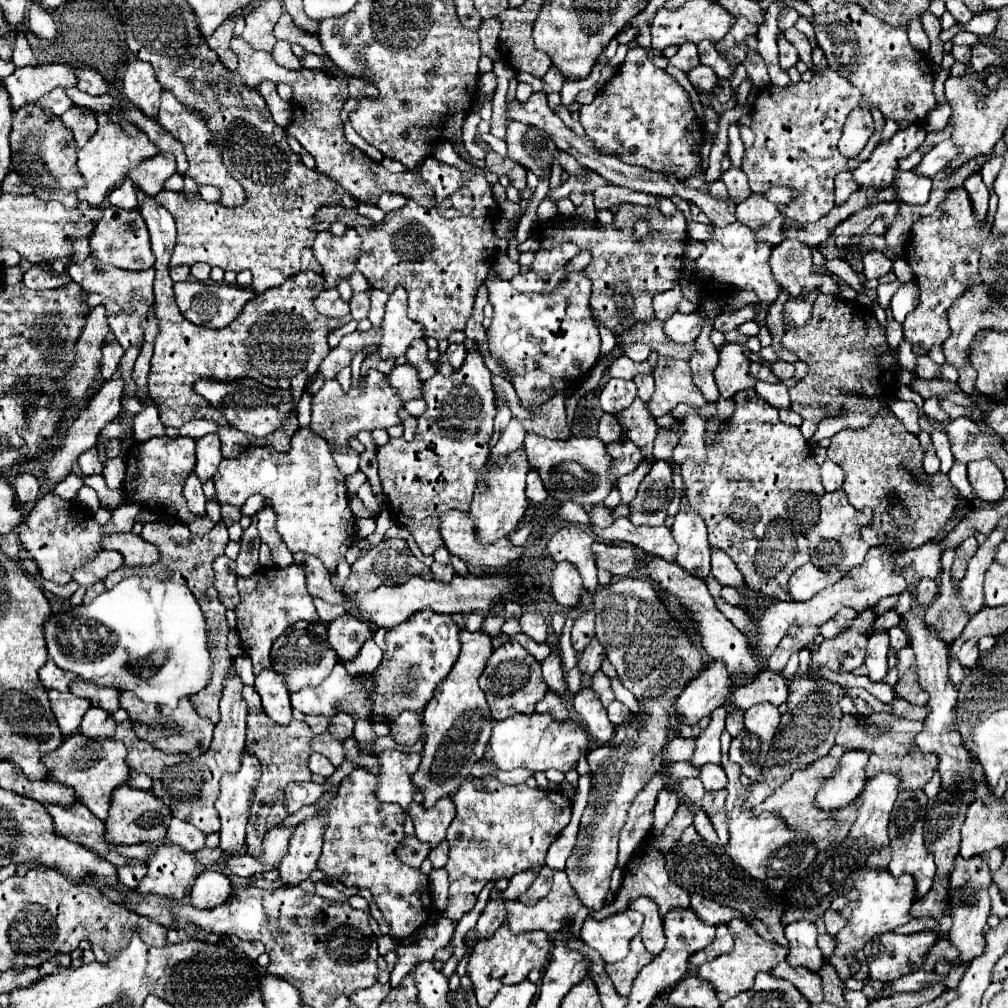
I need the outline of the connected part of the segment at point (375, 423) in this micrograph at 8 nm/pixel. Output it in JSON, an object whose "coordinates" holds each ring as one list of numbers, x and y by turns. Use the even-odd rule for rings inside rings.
{"coordinates":[[370,369,368,371,368,377,360,381,358,389,350,389,348,393,342,391,342,387,338,385,338,381,324,381,322,389,318,393,314,393,312,397,312,423,310,423,310,429,318,435,322,435,326,441,334,441,338,447,348,447,348,439,354,437,358,431,362,429,386,429,386,427,392,427,392,425,398,425,400,423,400,417,398,417,398,411,404,407,404,403,398,399,398,395,394,393,394,389,390,387,388,383,388,375,382,375,380,371,376,369]]}

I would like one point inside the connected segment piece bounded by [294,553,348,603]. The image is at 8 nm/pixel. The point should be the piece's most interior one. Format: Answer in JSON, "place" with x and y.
{"place":[319,585]}

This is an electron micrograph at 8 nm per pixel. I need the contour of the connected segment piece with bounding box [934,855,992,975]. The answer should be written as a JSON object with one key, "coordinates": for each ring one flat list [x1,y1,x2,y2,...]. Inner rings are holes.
{"coordinates":[[960,855,956,857,956,869,950,875,950,911,952,911,952,929,950,929,950,943,960,951,960,957,956,961,940,961,936,965,936,973,938,975,946,975,950,965,958,965,958,963,968,963,974,957,984,953,984,925,986,919,990,915,990,895,988,895,988,887,992,883,992,875,988,869,988,863,976,855,970,859,962,859]]}

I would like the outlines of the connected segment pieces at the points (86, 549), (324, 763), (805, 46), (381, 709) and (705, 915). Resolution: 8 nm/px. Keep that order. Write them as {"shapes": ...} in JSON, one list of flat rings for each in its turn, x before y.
{"shapes":[[[50,491,38,499,34,509,26,517,26,523,22,523,18,527,18,537,20,537,22,547,38,563,42,577,48,581,54,581,58,585,66,585,72,581,74,569,82,567,82,561,86,563,102,551,100,539,104,535,132,531,134,517,138,515,138,511,140,511,138,505,124,503,114,511,112,519,106,525,100,525,100,523,96,523,94,517,90,517,88,509,78,509,78,505,74,501,64,501,60,495]],[[312,753,310,755,310,771,316,773,316,775,322,775,322,777,330,777,334,773,334,765,330,765,330,761,318,753]],[[786,29,784,31,784,35,786,35,786,39,798,49,798,53,800,53,800,59,812,69,812,47,810,47,810,41,808,41,808,37,804,35,804,33,800,33,798,29]],[[422,609,420,613,414,613,414,617,406,619,404,623,396,625,394,629,390,629,386,633,386,637,384,637,386,651,384,651,384,657,382,657,380,665,376,667,376,671,362,673,362,675,350,675,344,669,344,665,338,663,332,669,332,673,318,687,310,687,310,689,292,693,292,707,302,711,304,715,332,717,338,713,348,713,350,717,354,717,354,721,366,719,370,723,388,723,388,725,394,723,402,711,412,711,422,719,422,711,424,711,426,703,430,701,434,689,444,681,446,673,450,673,454,661,458,659,458,653,460,653,458,633,460,633,460,627,452,621,450,615,440,615,440,613,434,613,432,609]],[[692,895,692,903,690,907,696,911,696,915,708,923,708,925,720,925,720,923,728,923,730,919,738,917,742,921,746,921,746,917,736,911,736,909,730,909,730,907,724,907,716,901,710,901,710,899,704,899,704,897,698,897,698,895]]]}

